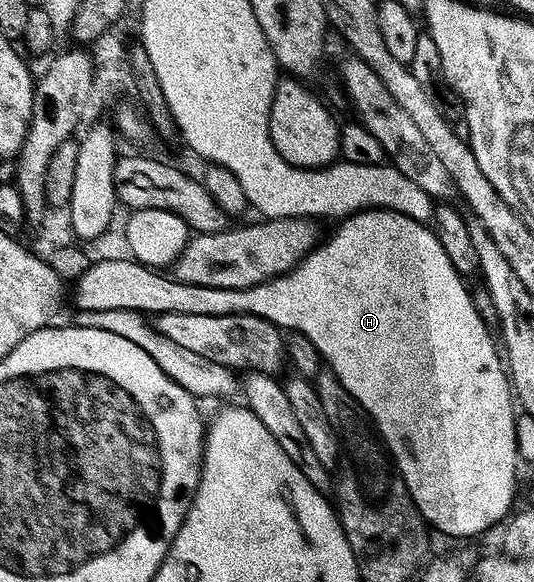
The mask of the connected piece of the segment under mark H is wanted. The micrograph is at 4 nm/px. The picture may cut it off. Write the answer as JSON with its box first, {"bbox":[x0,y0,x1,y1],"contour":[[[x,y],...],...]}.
{"bbox":[75,210,518,535],"contour":[[[365,210],[349,215],[336,231],[333,239],[325,238],[307,255],[292,271],[271,279],[268,283],[259,283],[257,287],[248,287],[244,291],[234,289],[218,289],[181,283],[175,277],[167,279],[159,270],[137,263],[135,259],[116,261],[92,261],[84,273],[75,280],[76,303],[81,312],[126,310],[143,313],[145,316],[170,313],[175,314],[208,314],[210,317],[223,315],[252,314],[268,319],[274,326],[281,329],[291,329],[293,332],[305,335],[318,349],[323,362],[335,373],[340,384],[348,390],[348,394],[368,414],[372,421],[375,434],[382,440],[391,460],[396,464],[402,481],[412,498],[411,503],[418,508],[429,528],[441,531],[444,535],[480,535],[491,529],[495,523],[503,524],[513,510],[512,502],[516,499],[516,465],[518,458],[515,443],[515,421],[518,414],[514,406],[513,387],[505,360],[498,350],[498,343],[492,340],[488,332],[489,324],[478,313],[472,300],[473,292],[468,291],[465,276],[460,275],[450,265],[450,257],[446,257],[446,249],[442,249],[442,241],[438,241],[435,230],[427,222],[412,220],[400,212],[387,210]]]}

